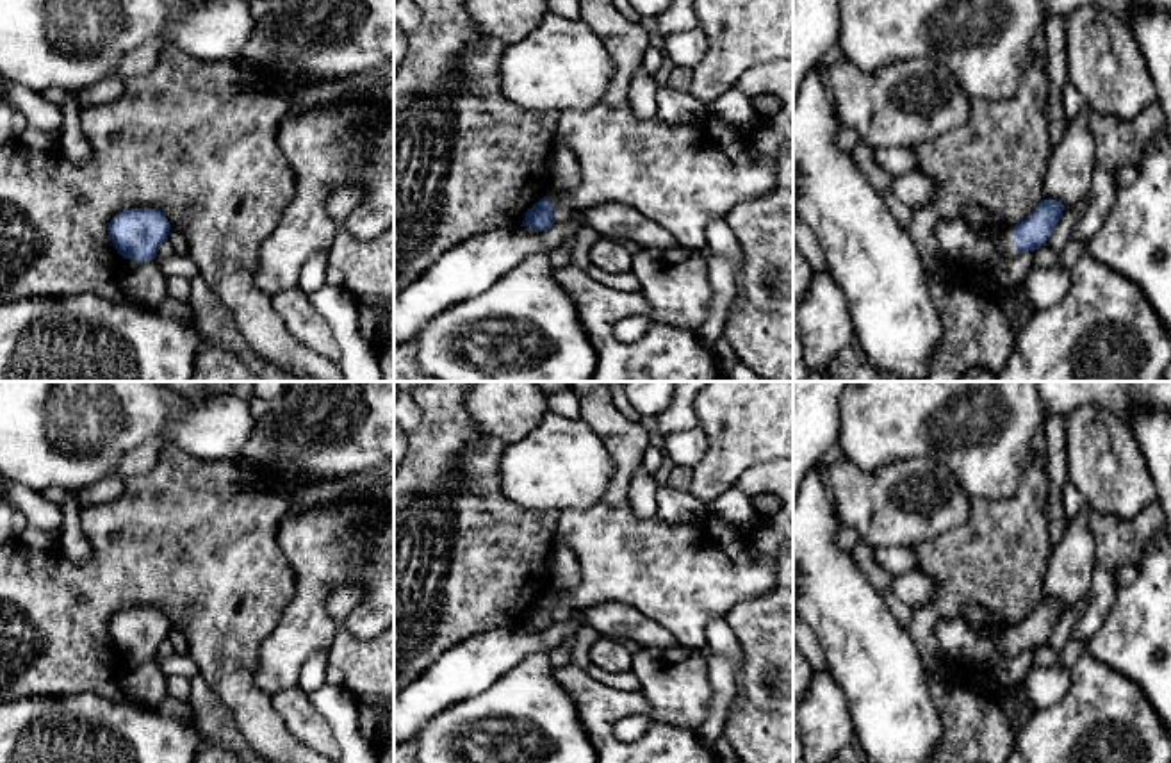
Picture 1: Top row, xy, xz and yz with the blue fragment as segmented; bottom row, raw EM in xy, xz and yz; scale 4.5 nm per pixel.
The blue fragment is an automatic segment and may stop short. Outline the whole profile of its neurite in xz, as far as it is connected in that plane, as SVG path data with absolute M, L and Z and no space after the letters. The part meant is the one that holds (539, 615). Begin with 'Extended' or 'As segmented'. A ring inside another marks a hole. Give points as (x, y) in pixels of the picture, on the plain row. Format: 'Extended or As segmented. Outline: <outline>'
Extended. Outline: M599 382L579 398L581 419L602 440L611 456L611 480L592 508L561 510L556 537L576 554L581 578L574 588L551 590L528 608L520 626L547 631L556 603L572 610L601 603L624 603L663 626L676 644L700 651L706 647L706 629L715 619L747 601L766 595L775 585L775 558L754 547L754 531L745 531L706 510L688 522L667 522L658 515L640 517L629 501L631 478L649 444L642 424L626 419L611 403L611 382Z

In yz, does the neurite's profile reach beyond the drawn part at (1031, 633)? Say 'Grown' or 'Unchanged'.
Grown

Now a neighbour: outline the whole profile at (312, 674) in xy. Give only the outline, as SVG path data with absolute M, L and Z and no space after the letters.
M321 651L307 658L307 661L299 670L299 686L305 692L310 692L326 685L328 665L330 665L330 651Z

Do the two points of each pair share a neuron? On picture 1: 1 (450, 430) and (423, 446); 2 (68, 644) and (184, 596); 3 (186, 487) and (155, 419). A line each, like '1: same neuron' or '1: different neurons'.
1: same neuron
2: same neuron
3: different neurons

